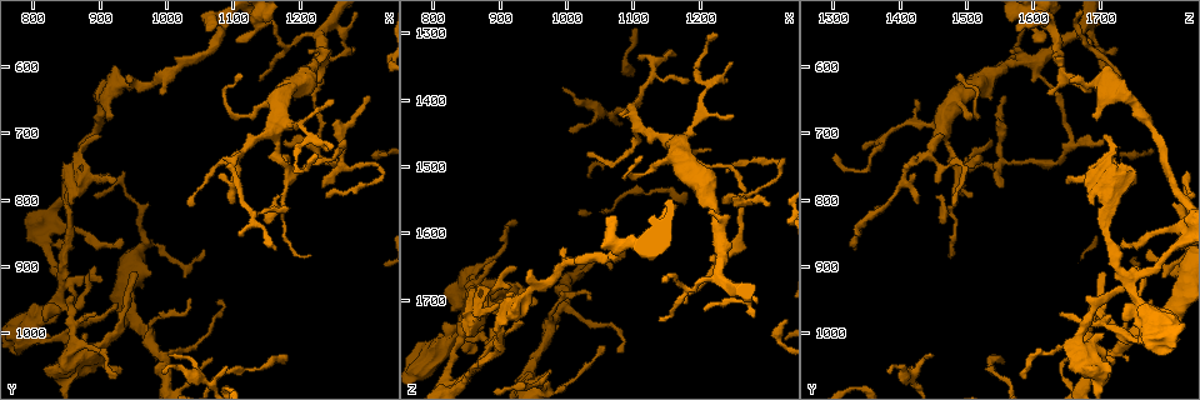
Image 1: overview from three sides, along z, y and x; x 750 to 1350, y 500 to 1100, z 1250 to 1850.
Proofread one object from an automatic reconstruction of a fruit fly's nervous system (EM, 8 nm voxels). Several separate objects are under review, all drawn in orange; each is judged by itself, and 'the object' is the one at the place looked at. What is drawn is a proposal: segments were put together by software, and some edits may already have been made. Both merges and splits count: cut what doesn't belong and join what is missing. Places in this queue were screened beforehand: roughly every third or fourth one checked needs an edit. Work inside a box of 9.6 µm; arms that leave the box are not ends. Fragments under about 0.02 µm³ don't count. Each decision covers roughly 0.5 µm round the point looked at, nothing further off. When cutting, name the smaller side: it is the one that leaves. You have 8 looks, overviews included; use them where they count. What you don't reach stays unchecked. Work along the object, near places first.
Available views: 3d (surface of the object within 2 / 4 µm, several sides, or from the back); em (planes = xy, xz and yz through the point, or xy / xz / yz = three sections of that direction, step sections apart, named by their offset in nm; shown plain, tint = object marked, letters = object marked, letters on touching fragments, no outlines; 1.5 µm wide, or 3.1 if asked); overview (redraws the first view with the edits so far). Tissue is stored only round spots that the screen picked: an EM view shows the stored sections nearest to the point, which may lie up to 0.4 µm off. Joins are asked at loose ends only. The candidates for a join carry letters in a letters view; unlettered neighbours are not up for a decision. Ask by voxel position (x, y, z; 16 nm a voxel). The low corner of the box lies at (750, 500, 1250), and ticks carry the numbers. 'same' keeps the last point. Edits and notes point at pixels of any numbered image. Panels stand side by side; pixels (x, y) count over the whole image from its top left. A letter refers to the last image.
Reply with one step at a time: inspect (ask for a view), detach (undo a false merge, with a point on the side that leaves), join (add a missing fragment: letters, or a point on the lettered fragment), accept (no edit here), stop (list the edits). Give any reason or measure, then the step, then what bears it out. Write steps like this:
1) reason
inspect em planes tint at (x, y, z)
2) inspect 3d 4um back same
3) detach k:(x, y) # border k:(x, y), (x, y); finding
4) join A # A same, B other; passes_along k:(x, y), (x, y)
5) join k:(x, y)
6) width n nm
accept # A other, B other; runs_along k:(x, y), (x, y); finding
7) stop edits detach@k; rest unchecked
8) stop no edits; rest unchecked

sharp bend
inspect 3d 4um at (820, 870, 1815)

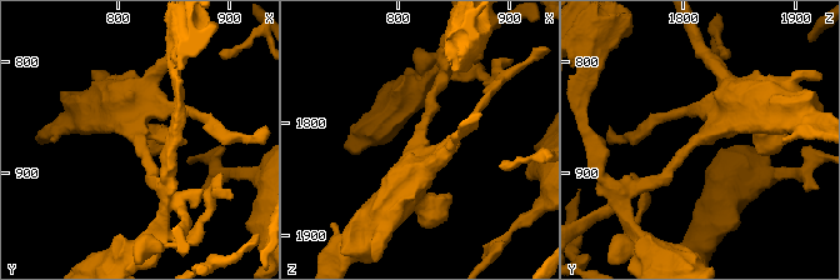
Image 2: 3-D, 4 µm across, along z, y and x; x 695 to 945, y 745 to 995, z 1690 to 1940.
shape alone is not enough
inspect em planes letters at (820, 866, 1820)

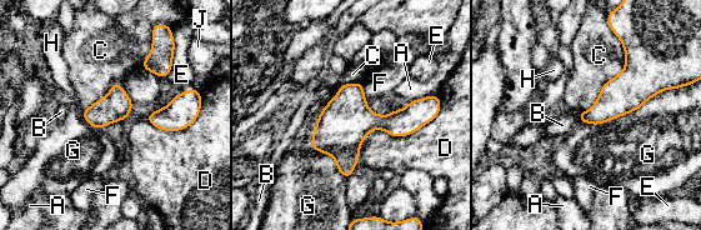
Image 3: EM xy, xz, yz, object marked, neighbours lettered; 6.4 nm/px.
width 140 nm
accept # A other, B other, C other, D other, E other, F other, G other, H other, J other; all the same cell

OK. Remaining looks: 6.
free end
inspect 3d 2um at (990, 640, 1620)

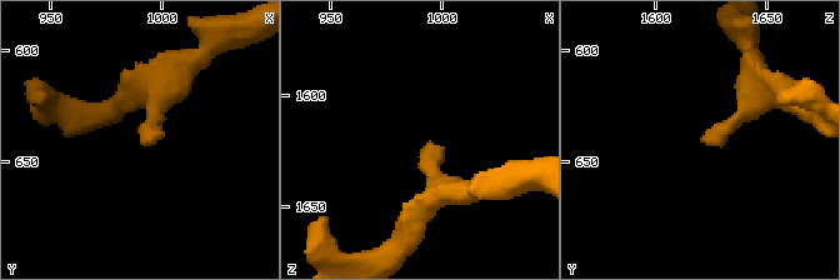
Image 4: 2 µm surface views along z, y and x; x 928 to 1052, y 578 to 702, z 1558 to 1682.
shape alone is not enough
inspect em planes letters at (995, 640, 1620)

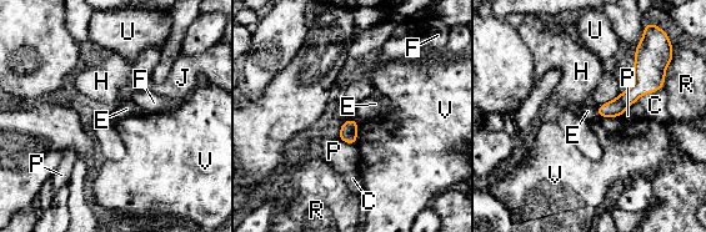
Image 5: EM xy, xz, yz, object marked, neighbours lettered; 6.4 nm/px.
accept # C other, E other, F other, H other, J other, P other, R other, U other, V other; runs_along 5:(642, 61), (642, 82), (601, 114); none of them fits

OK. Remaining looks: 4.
thin end
inspect em planes letters at (1160, 875, 1335)

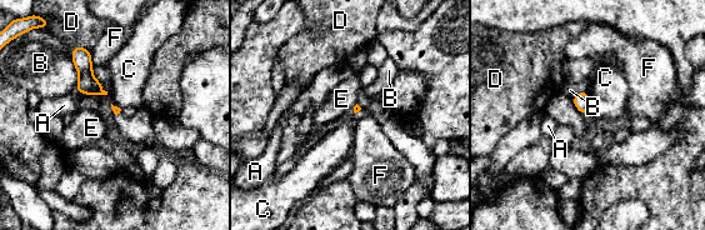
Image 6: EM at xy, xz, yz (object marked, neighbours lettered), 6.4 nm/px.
accept # A other, B other, C other, D other, E other, F other; border 6:(570, 99), (583, 115); no lettered fragment goes on from it

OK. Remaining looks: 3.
stop no edits; rest unchecked

